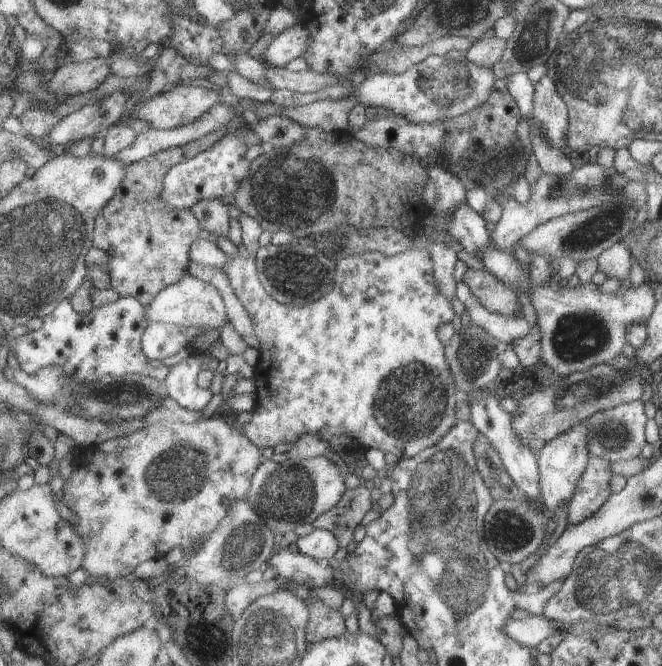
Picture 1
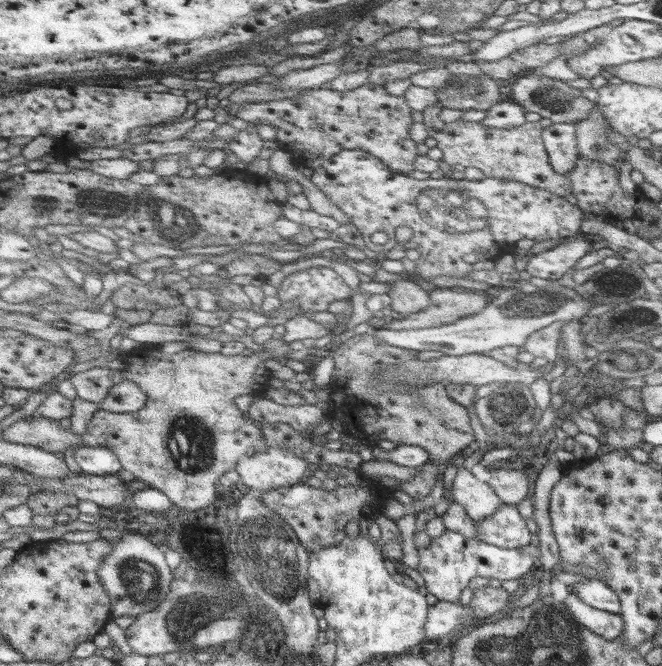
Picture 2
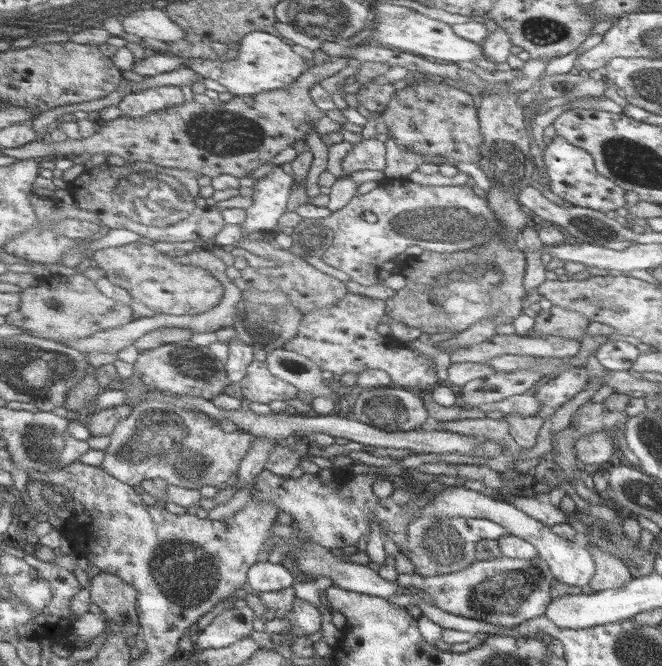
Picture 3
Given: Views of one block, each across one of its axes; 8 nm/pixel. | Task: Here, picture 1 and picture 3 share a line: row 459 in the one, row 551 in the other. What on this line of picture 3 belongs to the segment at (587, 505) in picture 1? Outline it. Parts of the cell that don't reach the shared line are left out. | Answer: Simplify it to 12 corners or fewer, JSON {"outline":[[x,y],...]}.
{"outline":[[594,544],[586,549],[595,562],[589,582],[594,593],[620,587],[631,579],[622,559]]}

